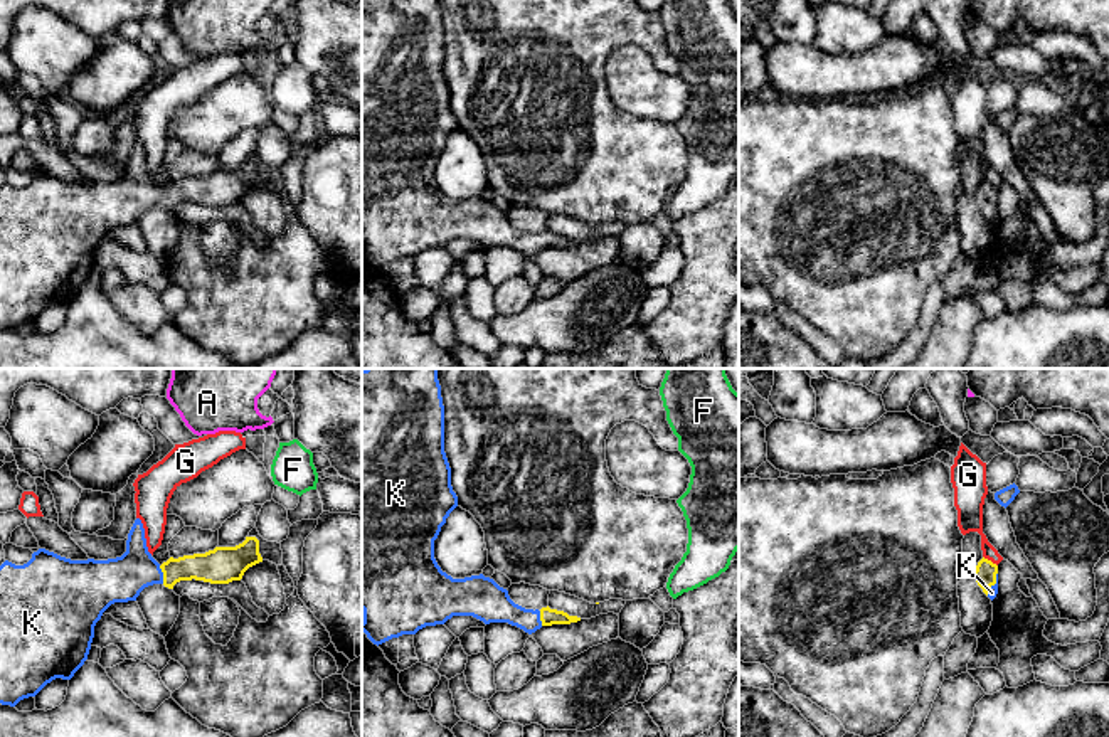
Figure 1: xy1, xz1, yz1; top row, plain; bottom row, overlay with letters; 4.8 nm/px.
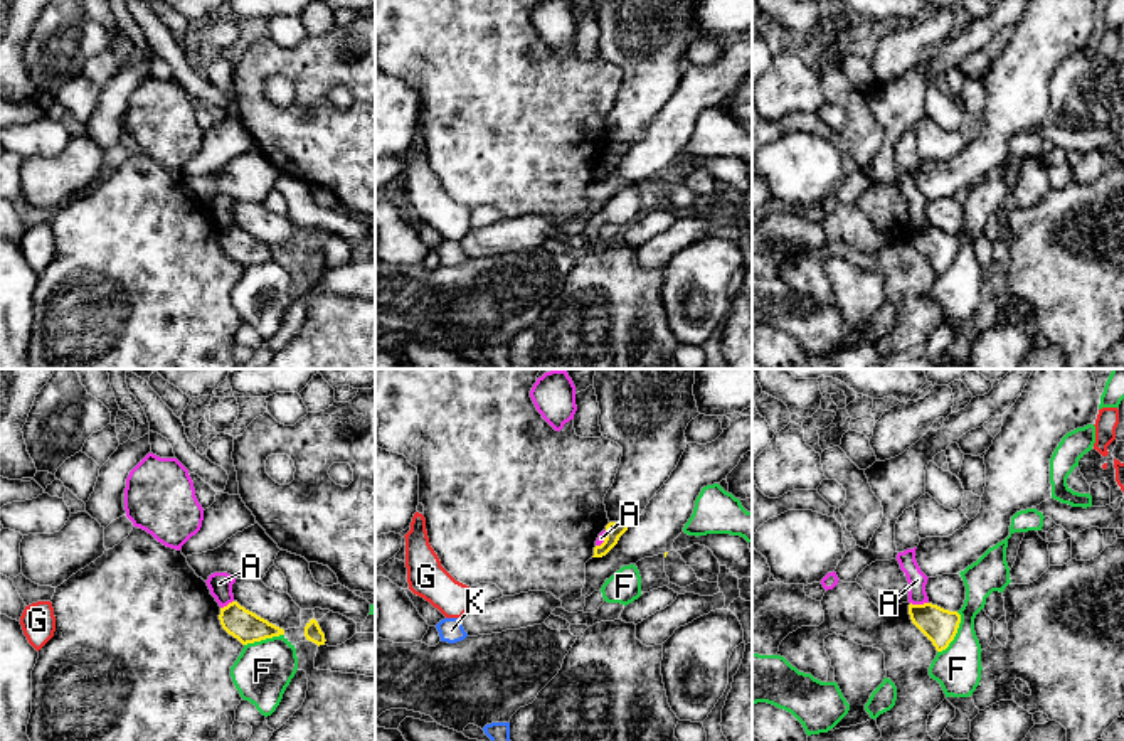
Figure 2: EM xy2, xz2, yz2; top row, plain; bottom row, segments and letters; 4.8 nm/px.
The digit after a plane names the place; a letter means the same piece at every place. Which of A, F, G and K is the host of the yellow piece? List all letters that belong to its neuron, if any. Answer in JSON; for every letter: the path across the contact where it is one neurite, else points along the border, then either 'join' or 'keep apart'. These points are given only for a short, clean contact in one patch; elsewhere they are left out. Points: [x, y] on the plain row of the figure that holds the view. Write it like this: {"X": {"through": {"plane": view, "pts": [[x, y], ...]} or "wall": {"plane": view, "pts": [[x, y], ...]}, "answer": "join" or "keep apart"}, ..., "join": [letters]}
{"A": {"wall": {"plane": "yz2", "pts": [[911, 224], [927, 226]]}, "answer": "keep apart"}, "F": {"wall": {"plane": "yz2", "pts": [[958, 234], [958, 255], [938, 275]]}, "answer": "keep apart"}, "G": {"wall": {"plane": "yz1", "pts": [[983, 179], [997, 189]]}, "answer": "keep apart"}, "K": {"through": {"plane": "xy1", "pts": [[214, 189], [184, 190], [164, 197], [128, 197], [122, 202]]}, "answer": "join"}, "join": ["K"]}

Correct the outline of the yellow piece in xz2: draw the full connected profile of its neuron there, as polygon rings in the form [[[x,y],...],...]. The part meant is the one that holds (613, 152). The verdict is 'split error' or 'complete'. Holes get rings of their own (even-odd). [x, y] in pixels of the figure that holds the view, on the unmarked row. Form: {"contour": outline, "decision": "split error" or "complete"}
{"contour": [[[609,145],[606,148],[606,162],[601,168],[594,170],[592,180],[606,179],[619,163],[619,160],[628,153],[631,145]]], "decision": "complete"}

